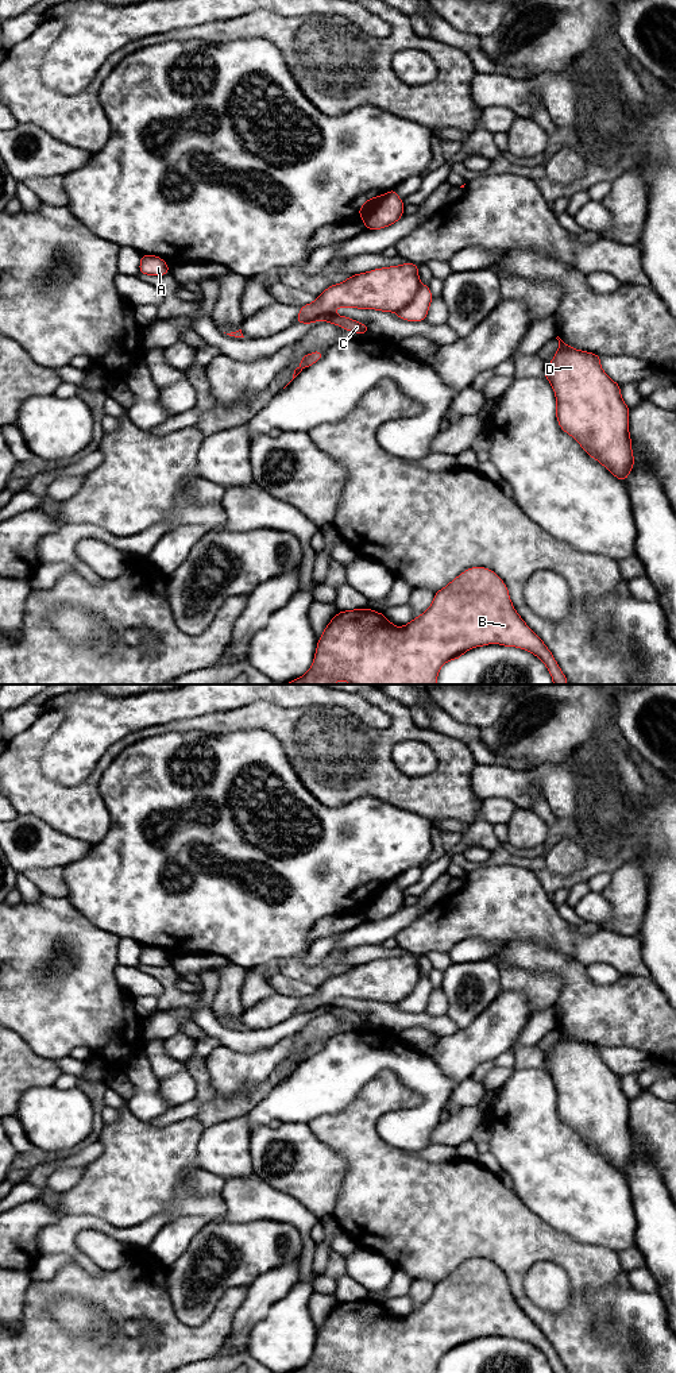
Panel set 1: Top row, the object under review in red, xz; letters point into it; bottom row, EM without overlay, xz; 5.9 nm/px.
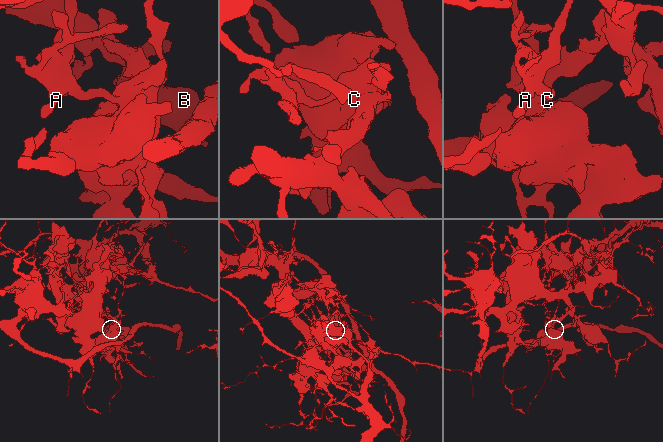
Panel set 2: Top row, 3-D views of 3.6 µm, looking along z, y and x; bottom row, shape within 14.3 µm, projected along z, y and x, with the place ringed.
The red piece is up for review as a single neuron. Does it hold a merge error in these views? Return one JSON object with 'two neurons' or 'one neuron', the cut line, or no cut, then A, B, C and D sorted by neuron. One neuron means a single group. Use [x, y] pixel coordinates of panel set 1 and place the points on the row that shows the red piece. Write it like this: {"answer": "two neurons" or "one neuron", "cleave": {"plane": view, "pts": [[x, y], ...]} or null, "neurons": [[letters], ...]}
{"answer": "two neurons", "cleave": {"plane": "xz", "pts": [[421, 285], [416, 296], [397, 313]]}, "neurons": [["A", "B", "D"], ["C"]]}

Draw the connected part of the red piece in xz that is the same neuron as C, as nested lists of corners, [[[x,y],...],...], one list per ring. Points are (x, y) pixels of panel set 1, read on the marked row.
[[[335,313],[328,315],[327,317],[321,319],[322,321],[328,321],[335,324],[336,327],[340,325],[347,331],[355,332],[355,333],[370,333],[370,328],[366,324],[362,324],[356,320],[352,320],[345,316],[336,316]]]

